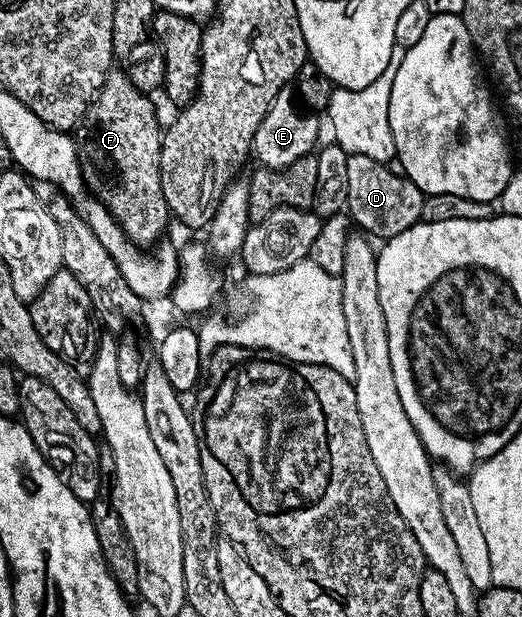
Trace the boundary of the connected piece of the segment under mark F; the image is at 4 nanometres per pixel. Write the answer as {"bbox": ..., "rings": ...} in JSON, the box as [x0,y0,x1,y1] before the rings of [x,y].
{"bbox":[76,72,171,247],"rings":[[[117,72],[107,74],[103,87],[89,104],[92,116],[76,126],[77,157],[81,161],[81,176],[97,200],[121,224],[130,241],[149,247],[171,221],[161,186],[163,125],[157,122],[154,98],[135,87],[128,72]]]}

